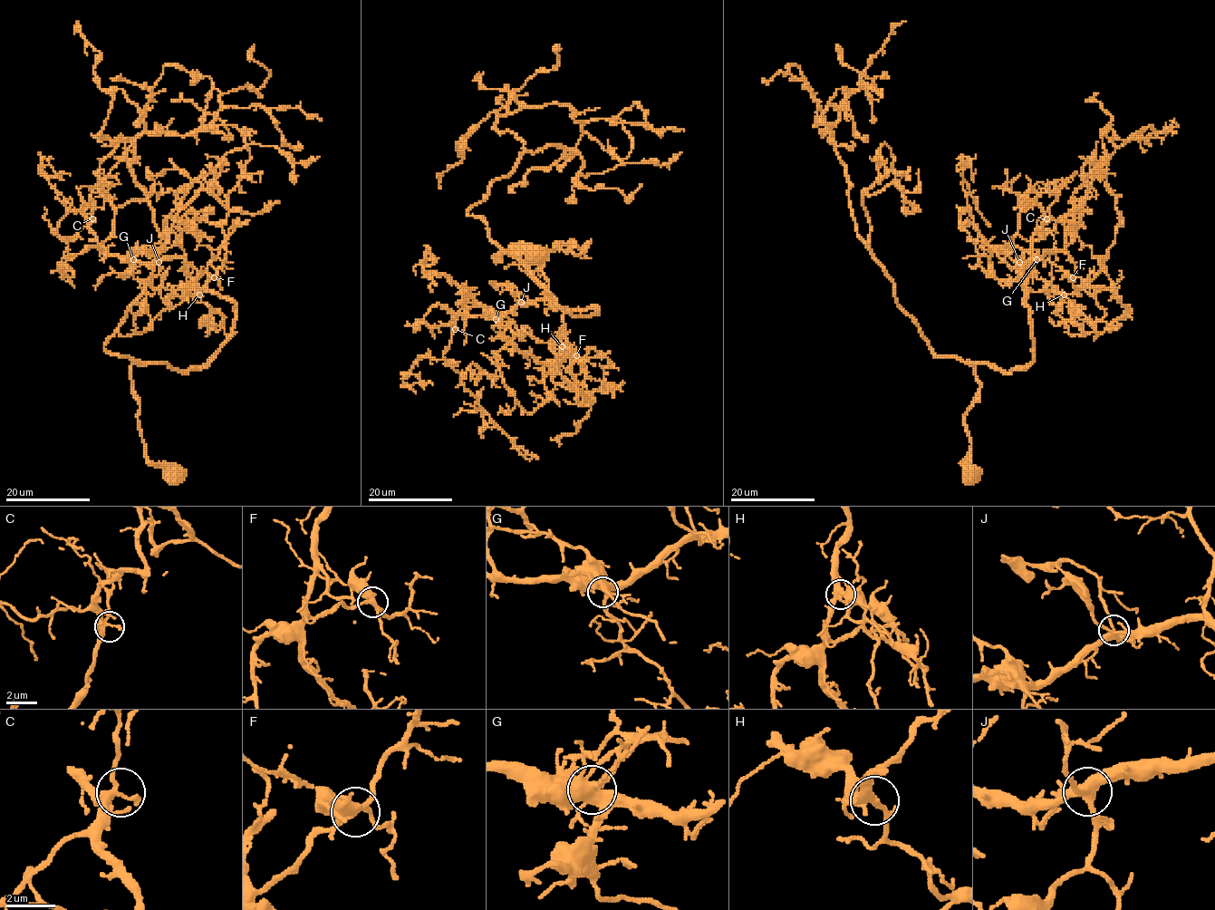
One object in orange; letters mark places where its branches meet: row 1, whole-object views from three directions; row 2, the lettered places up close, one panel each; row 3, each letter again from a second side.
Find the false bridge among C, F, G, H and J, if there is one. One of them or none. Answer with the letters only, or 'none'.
none

